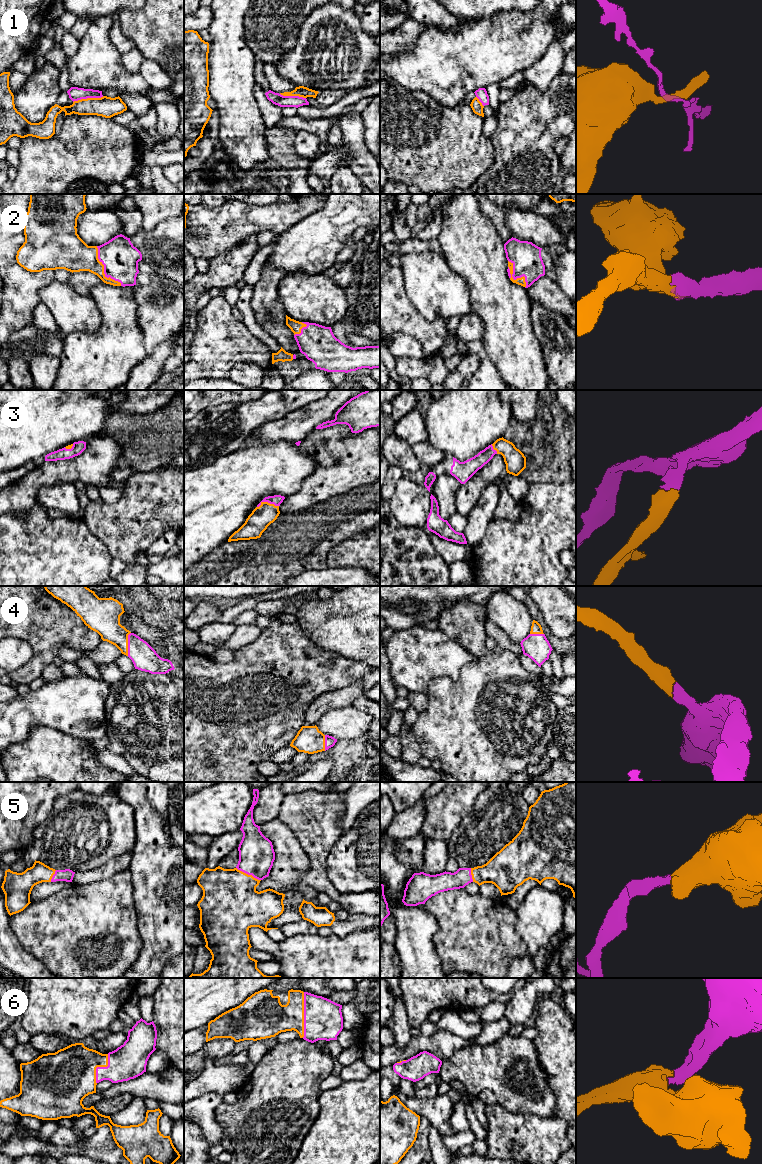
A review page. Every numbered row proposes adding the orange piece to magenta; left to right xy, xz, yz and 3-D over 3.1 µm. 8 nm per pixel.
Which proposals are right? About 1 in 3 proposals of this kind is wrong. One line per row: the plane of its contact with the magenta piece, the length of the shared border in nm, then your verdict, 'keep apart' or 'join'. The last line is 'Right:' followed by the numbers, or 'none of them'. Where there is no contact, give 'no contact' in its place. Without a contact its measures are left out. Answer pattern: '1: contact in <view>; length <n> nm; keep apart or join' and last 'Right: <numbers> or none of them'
1: contact in xy; length 260 nm; keep apart
2: contact in yz; length 260 nm; join
3: contact in xz; length 180 nm; join
4: contact in xy; length 190 nm; join
5: contact in xz; length 220 nm; join
6: contact in xz; length 360 nm; join
Right: 2, 3, 4, 5, 6

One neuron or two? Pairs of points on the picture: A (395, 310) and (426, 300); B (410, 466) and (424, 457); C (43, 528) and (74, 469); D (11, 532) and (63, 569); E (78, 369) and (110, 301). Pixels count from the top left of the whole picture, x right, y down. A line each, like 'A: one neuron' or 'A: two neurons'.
A: two neurons
B: two neurons
C: two neurons
D: one neuron
E: one neuron

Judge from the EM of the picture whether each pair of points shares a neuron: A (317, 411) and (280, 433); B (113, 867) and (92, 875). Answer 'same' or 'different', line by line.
A: same
B: same

